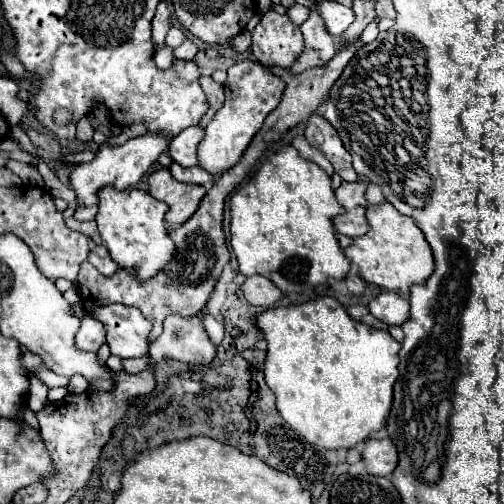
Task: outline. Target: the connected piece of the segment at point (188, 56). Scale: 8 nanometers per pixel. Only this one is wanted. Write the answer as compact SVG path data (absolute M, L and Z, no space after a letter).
M184 40L184 42L174 50L174 56L176 56L178 60L192 60L192 58L196 56L196 52L198 52L198 48L196 48L190 40Z

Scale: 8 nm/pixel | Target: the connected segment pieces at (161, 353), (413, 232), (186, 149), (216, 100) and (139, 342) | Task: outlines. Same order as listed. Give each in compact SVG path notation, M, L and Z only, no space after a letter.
M170 314L164 320L164 330L156 342L150 344L152 362L178 360L190 366L210 364L216 356L216 344L212 344L202 320L198 316Z
M386 200L380 204L368 204L366 220L370 230L364 236L354 238L354 242L344 250L350 262L358 266L362 280L386 290L394 290L398 294L408 294L412 284L422 284L432 274L432 250L416 220L410 216L400 216L400 212Z
M192 126L182 130L178 136L172 138L170 148L168 148L168 156L172 158L172 162L178 162L180 166L188 168L188 166L196 166L196 146L198 142L204 138L204 130L200 126Z
M200 76L200 86L202 86L202 90L204 90L206 98L208 98L208 112L200 120L200 126L206 128L208 122L214 118L214 112L224 104L224 90L210 76Z
M104 304L90 310L92 318L104 324L110 352L120 358L138 358L148 352L148 334L152 324L140 310L124 304Z

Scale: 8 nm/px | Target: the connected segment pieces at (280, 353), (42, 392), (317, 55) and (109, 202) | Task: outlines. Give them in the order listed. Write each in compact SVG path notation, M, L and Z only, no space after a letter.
M332 296L262 310L256 316L256 326L268 344L264 378L268 388L276 394L276 408L306 442L328 450L354 448L364 442L372 430L384 428L392 406L392 386L398 378L400 350L400 342L396 342L388 332L350 318L346 308Z
M34 380L34 384L30 384L30 392L28 392L28 408L34 412L42 410L46 404L46 394L48 394L48 388L42 386L38 380Z
M316 6L310 8L310 18L300 26L304 34L304 52L290 68L292 72L304 72L314 66L324 66L336 54L336 42L328 34L322 16L318 14Z
M104 186L98 190L98 214L96 224L98 232L104 240L104 246L108 248L110 256L118 262L118 266L126 268L128 272L136 270L136 276L140 280L152 278L152 274L158 274L158 270L164 268L164 262L172 258L174 246L168 238L168 230L164 226L164 214L168 206L156 198L152 198L144 190L116 190L112 186Z

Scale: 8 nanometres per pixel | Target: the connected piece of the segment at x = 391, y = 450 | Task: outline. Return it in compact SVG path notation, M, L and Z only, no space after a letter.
M368 438L362 448L362 460L368 474L390 476L398 462L396 446L392 446L390 438L382 438L382 440Z

